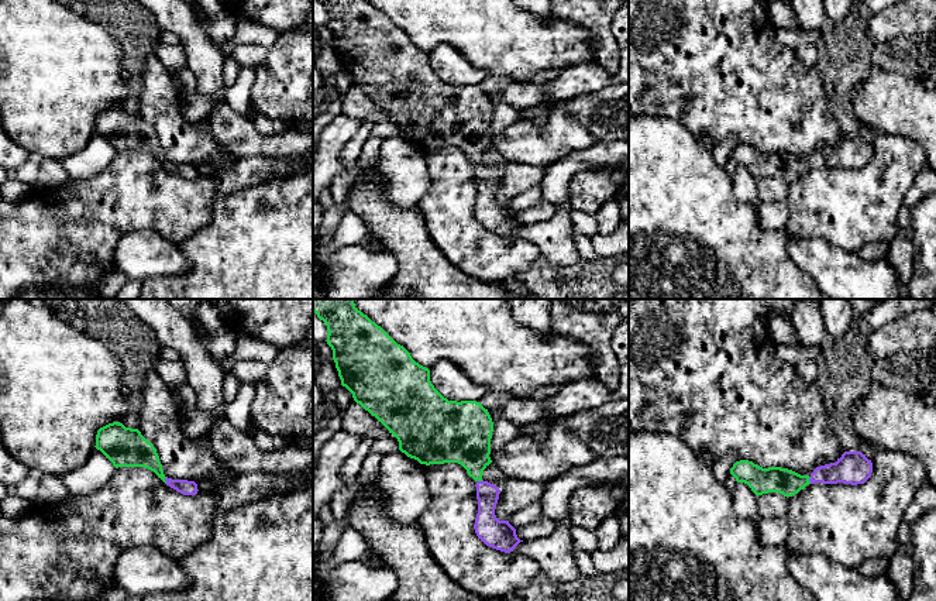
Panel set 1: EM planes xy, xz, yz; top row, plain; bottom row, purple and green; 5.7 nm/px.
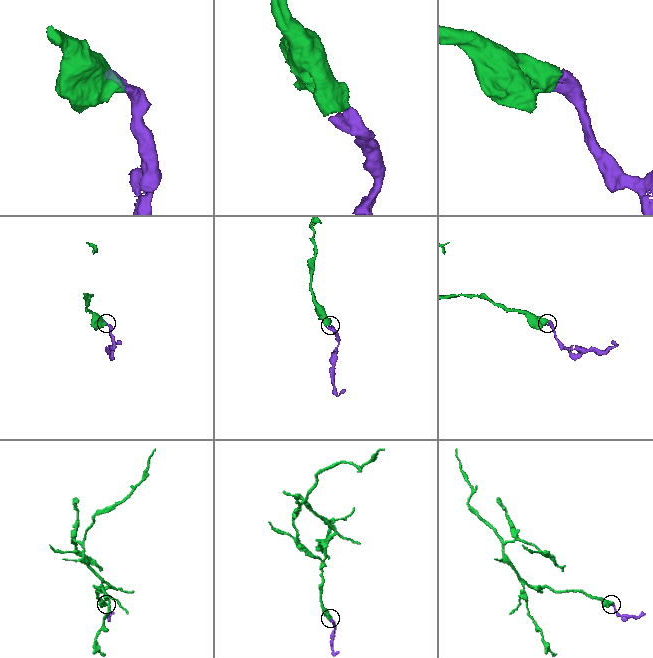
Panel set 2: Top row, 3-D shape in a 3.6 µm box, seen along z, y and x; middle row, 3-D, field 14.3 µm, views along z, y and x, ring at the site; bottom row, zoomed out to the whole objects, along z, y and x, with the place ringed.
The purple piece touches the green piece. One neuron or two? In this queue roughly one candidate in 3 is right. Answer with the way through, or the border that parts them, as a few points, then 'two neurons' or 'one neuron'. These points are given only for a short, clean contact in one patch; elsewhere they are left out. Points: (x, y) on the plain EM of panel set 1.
way xy (185, 171), (165, 164), (141, 137), (133, 134); one neuron

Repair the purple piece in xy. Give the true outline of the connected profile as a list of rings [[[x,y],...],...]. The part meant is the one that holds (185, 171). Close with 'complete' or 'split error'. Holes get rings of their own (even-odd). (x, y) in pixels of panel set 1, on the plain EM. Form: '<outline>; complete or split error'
[[[120,106],[109,107],[97,114],[96,130],[116,152],[144,151],[154,155],[166,169],[183,179],[196,179],[197,168],[187,164],[172,164],[164,158],[156,133],[138,113],[125,111]]]; split error

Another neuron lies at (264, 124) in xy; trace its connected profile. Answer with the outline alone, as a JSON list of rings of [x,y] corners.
[[[257,113],[251,120],[257,131],[262,135],[279,135],[288,130],[282,121],[276,121],[268,116]]]

